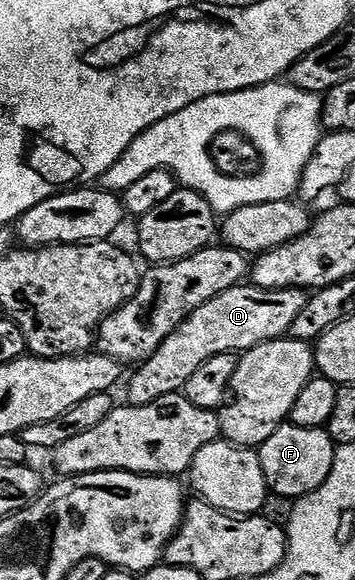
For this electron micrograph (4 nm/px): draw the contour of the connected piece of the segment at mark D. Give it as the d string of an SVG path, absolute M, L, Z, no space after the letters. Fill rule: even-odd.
M237 286L210 298L194 314L190 314L154 350L154 354L135 369L128 380L127 403L133 408L150 406L158 398L183 393L186 382L198 371L202 362L210 362L218 354L243 354L268 340L287 337L292 331L294 318L302 314L309 293L302 288L258 288Z

